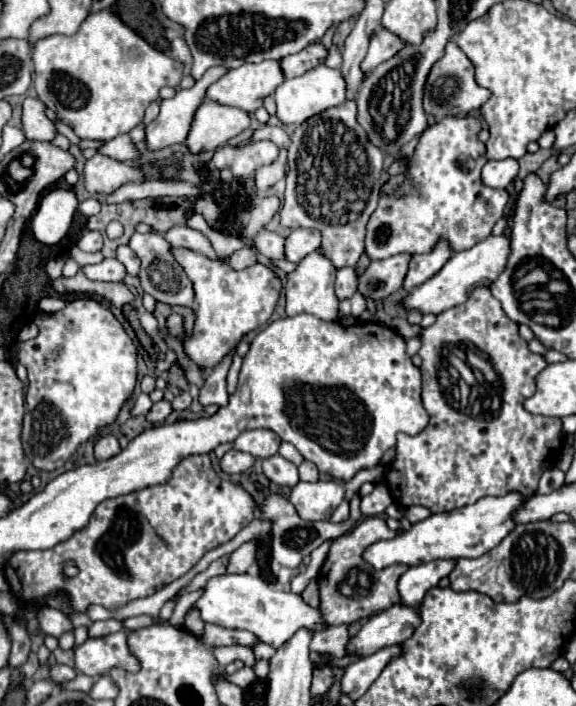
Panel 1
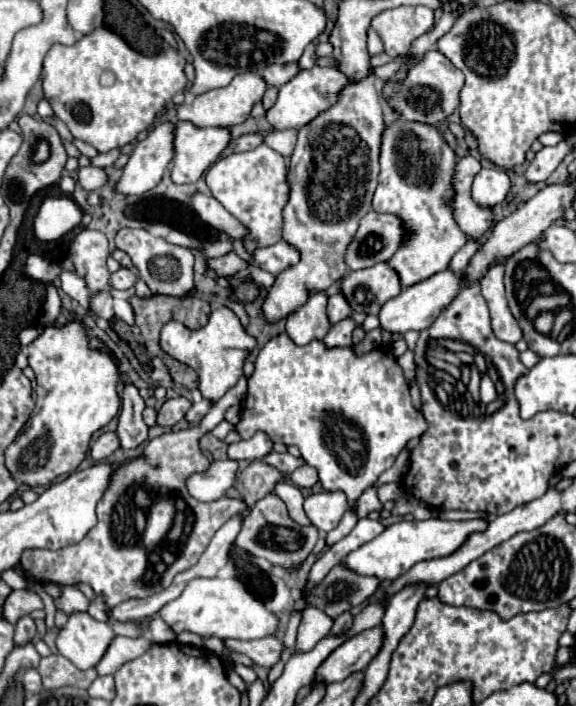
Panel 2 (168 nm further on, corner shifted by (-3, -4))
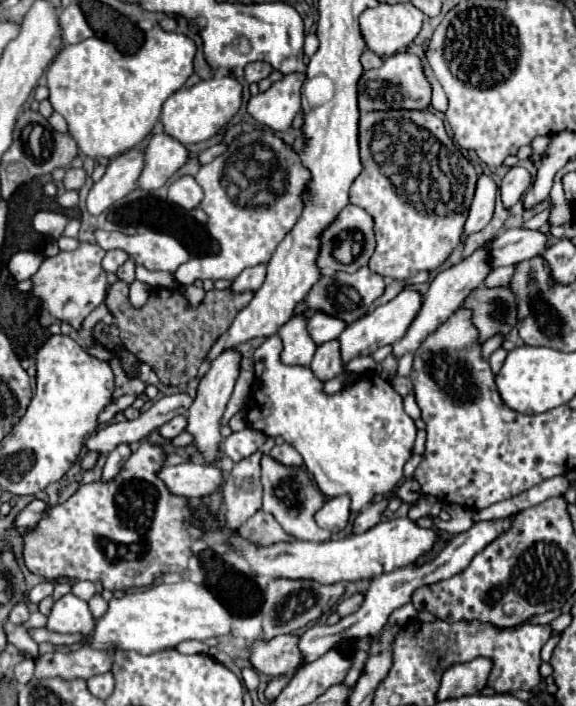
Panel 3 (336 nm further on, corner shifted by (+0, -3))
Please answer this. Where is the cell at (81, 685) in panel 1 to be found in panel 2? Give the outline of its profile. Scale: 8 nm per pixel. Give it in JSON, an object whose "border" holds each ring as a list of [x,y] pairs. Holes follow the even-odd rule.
{"border":[[[116,636],[116,638],[112,640],[108,652],[106,652],[104,658],[100,660],[100,664],[96,666],[96,672],[98,672],[100,676],[114,674],[124,662],[130,662],[130,660],[134,660],[136,656],[144,654],[150,646],[152,646],[152,640],[148,640],[148,638],[130,640],[130,638]]]}

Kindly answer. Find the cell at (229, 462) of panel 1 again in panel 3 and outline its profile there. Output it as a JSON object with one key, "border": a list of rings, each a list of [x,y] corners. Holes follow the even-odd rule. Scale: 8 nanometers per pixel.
{"border":[[[181,463],[159,469],[157,477],[165,483],[169,493],[187,499],[199,499],[223,485],[223,471],[217,465]]]}

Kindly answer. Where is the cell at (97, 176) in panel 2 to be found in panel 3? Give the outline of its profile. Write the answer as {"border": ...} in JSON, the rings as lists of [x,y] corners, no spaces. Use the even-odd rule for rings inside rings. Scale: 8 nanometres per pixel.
{"border":[[[67,167],[67,173],[63,177],[63,187],[65,189],[81,189],[81,185],[85,183],[85,179],[87,179],[87,173],[83,169]]]}

